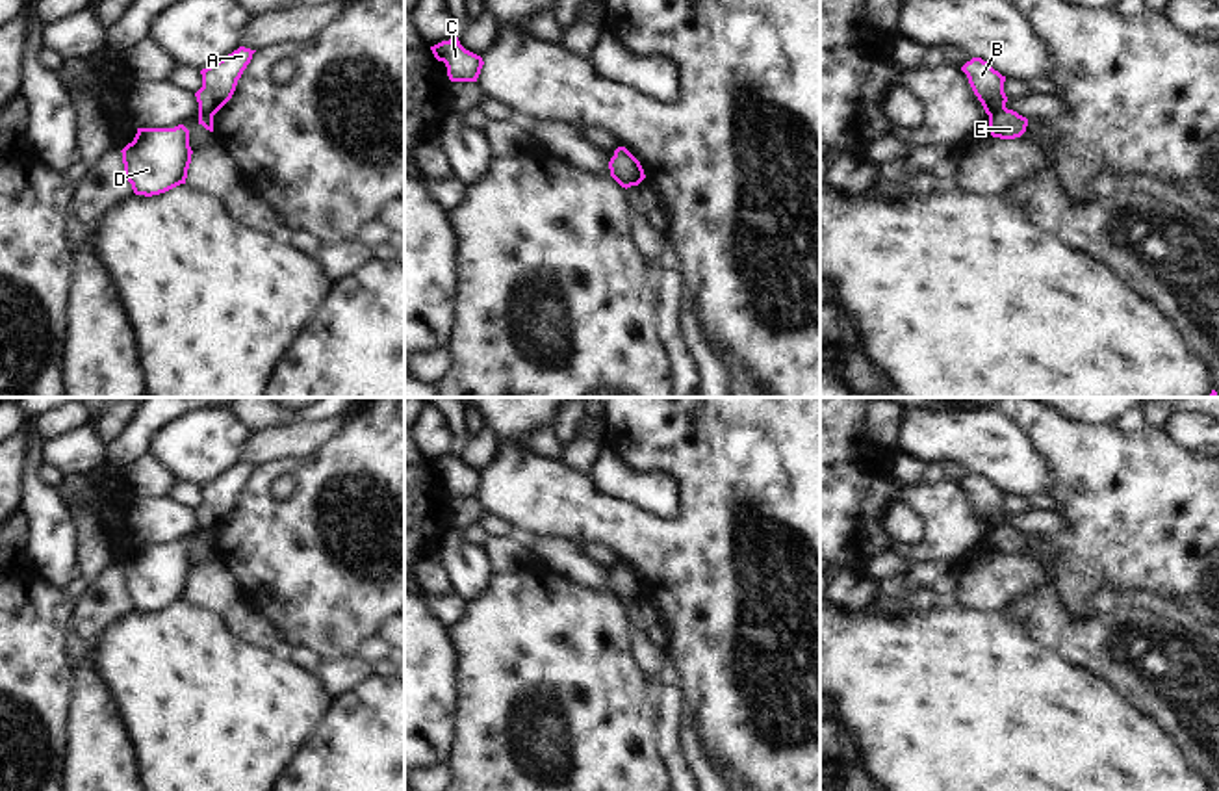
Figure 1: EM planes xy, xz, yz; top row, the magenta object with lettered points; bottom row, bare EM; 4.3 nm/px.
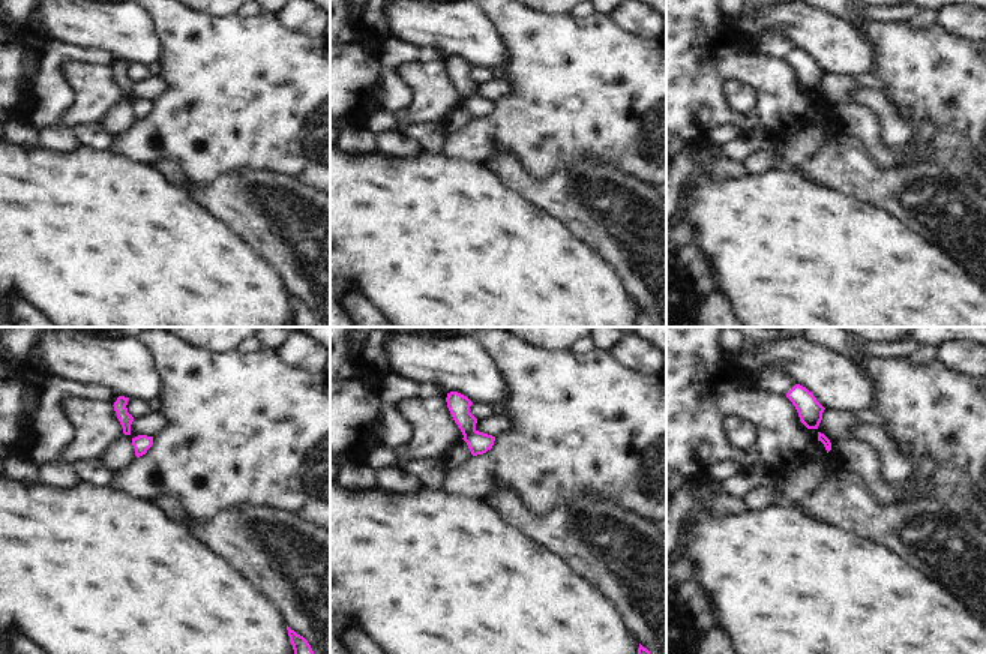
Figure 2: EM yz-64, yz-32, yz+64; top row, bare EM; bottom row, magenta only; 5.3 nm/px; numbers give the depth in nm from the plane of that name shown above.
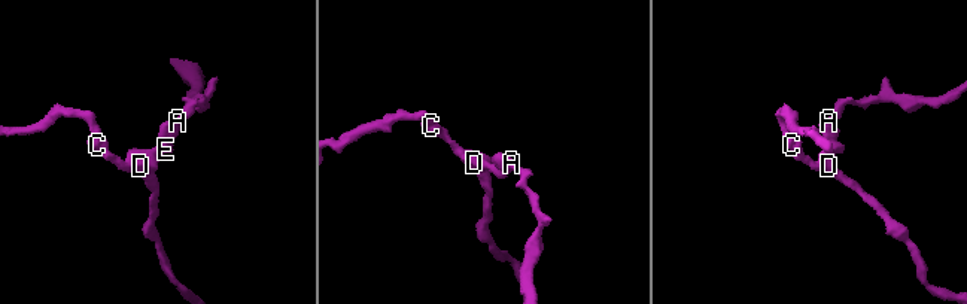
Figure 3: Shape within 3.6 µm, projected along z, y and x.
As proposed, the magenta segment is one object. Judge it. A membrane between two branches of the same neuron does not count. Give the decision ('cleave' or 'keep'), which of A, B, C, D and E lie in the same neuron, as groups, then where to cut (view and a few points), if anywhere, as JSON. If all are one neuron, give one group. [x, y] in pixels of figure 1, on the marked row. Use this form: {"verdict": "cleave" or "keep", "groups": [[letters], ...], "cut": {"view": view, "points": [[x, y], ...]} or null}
{"verdict": "cleave", "groups": [["A", "B"], ["C", "D", "E"]], "cut": {"view": "yz", "points": [[1004, 106], [989, 116]]}}

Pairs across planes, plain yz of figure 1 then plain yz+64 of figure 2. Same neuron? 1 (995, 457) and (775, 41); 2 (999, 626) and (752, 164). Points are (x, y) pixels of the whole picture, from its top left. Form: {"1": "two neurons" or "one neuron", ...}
{"1": "two neurons", "2": "two neurons"}

